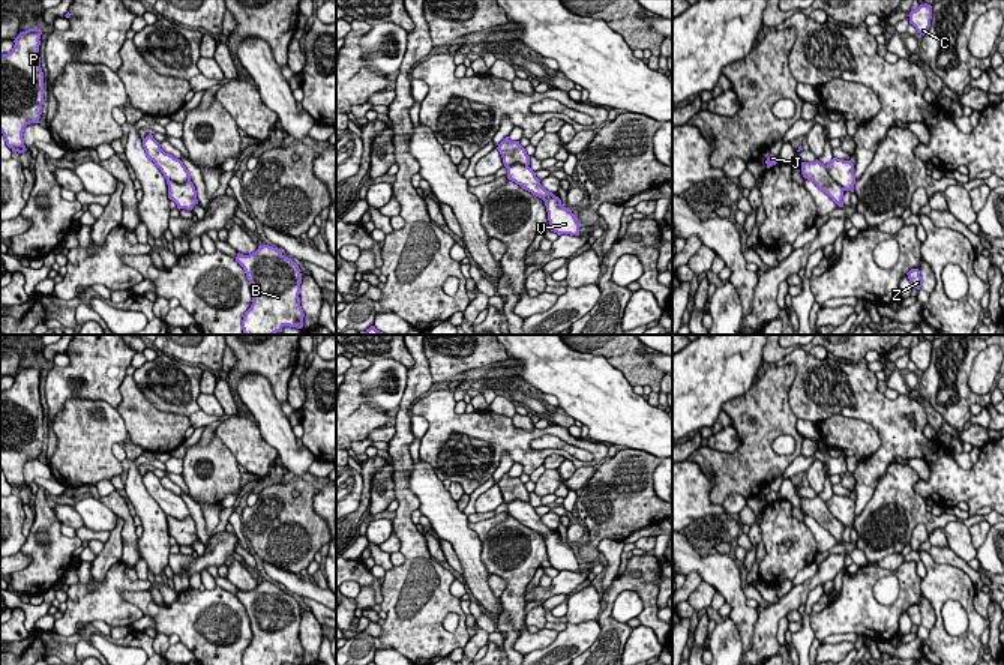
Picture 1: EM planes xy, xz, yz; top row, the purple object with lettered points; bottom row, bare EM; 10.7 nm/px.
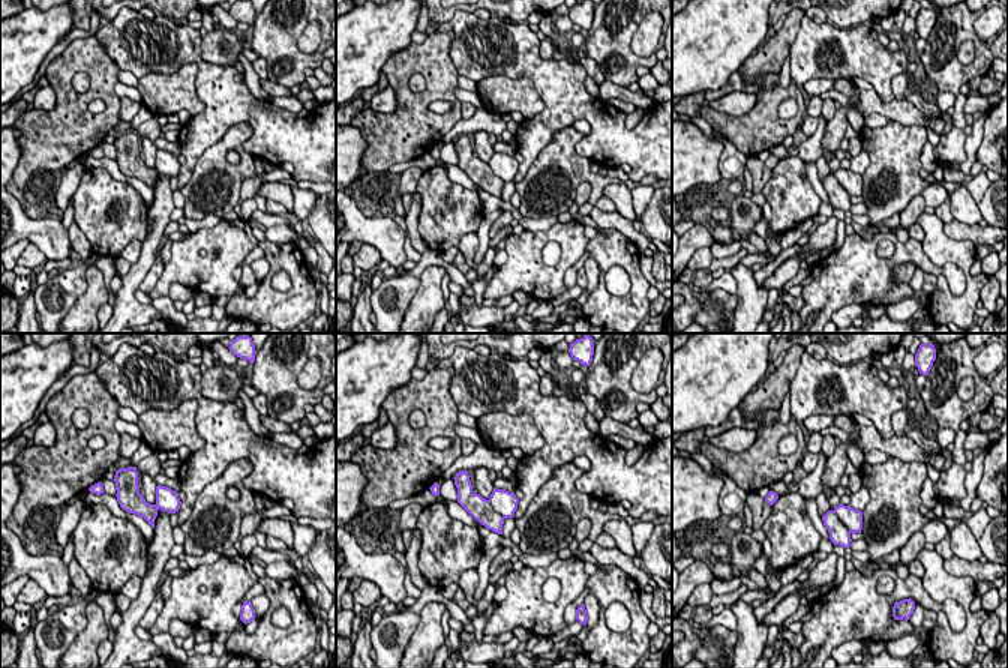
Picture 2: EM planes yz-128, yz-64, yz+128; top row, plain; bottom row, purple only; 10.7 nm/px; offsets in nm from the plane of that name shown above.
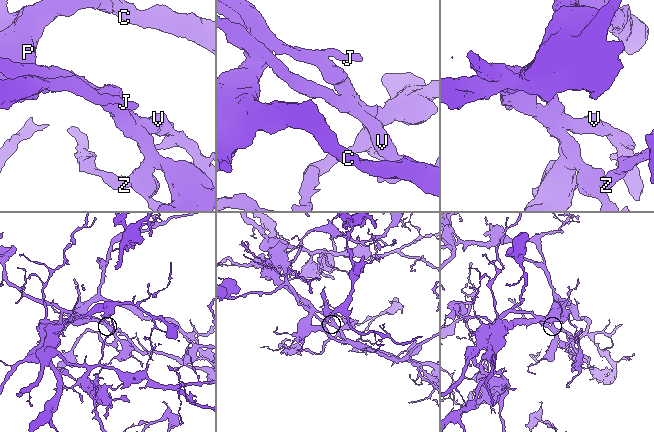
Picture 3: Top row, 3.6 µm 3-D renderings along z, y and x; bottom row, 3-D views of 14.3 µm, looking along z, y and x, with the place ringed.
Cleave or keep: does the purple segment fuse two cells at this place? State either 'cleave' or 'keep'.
cleave

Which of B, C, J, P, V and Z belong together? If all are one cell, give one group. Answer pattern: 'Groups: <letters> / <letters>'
Groups: B C J P Z / V

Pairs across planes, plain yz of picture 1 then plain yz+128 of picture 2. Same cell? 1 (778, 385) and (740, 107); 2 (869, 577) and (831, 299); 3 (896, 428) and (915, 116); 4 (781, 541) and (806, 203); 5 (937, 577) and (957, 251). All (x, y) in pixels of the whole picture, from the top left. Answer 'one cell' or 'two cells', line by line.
1: two cells
2: one cell
3: two cells
4: one cell
5: one cell

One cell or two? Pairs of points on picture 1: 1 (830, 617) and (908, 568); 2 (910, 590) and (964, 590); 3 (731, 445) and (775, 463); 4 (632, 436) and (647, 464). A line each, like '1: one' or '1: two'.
1: one
2: two
3: two
4: two

